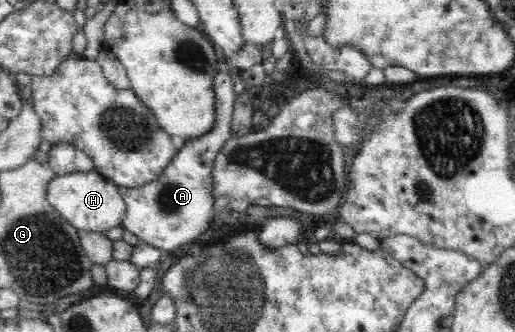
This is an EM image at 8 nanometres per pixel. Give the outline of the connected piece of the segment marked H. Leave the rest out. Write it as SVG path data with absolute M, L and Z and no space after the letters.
M96 170L56 175L49 184L47 199L72 226L79 230L105 233L110 228L122 226L127 215L127 201L124 200L118 185Z

